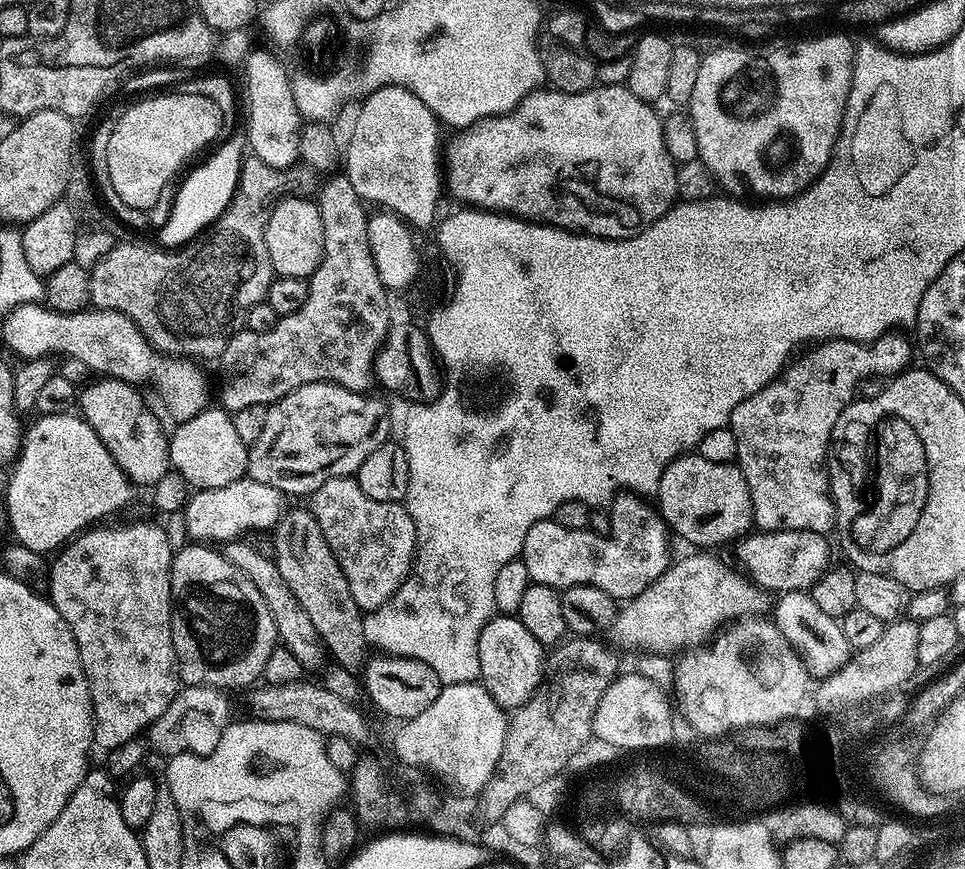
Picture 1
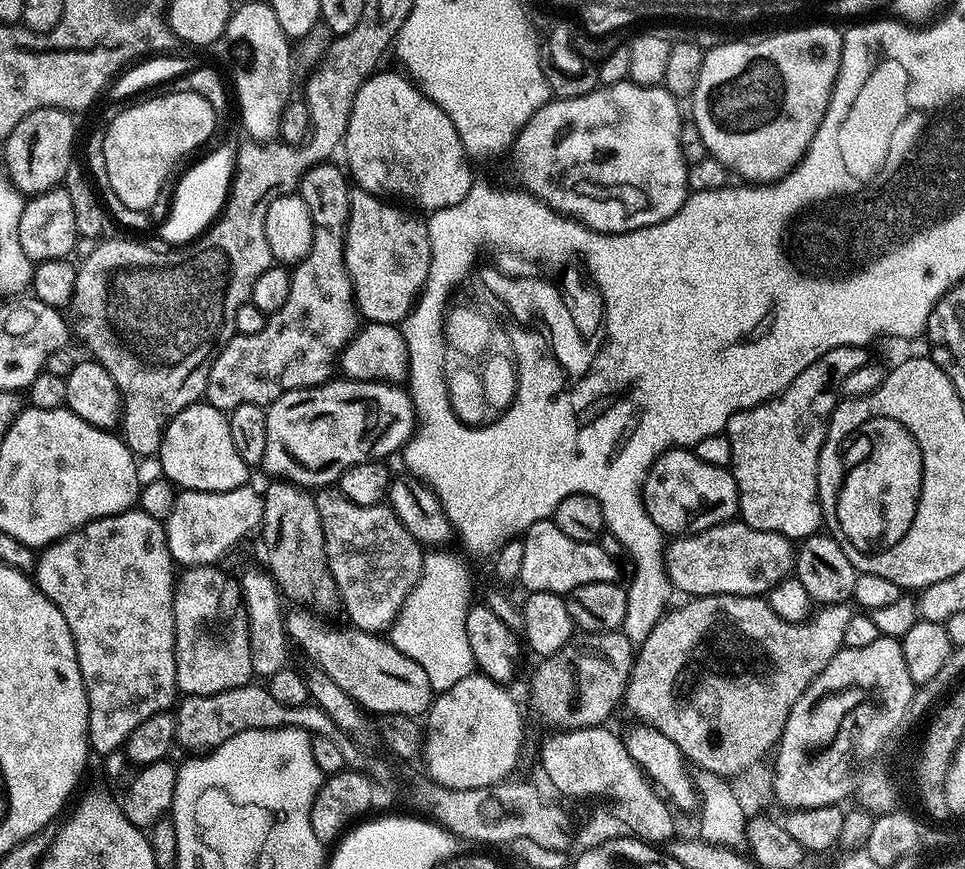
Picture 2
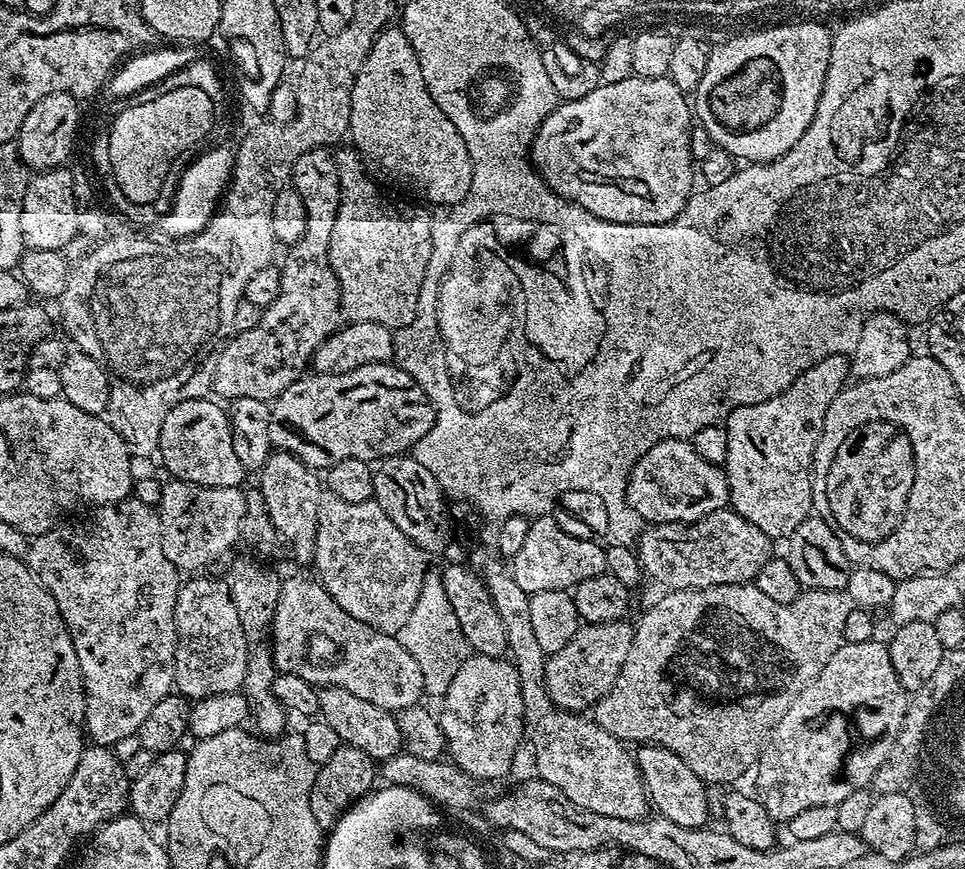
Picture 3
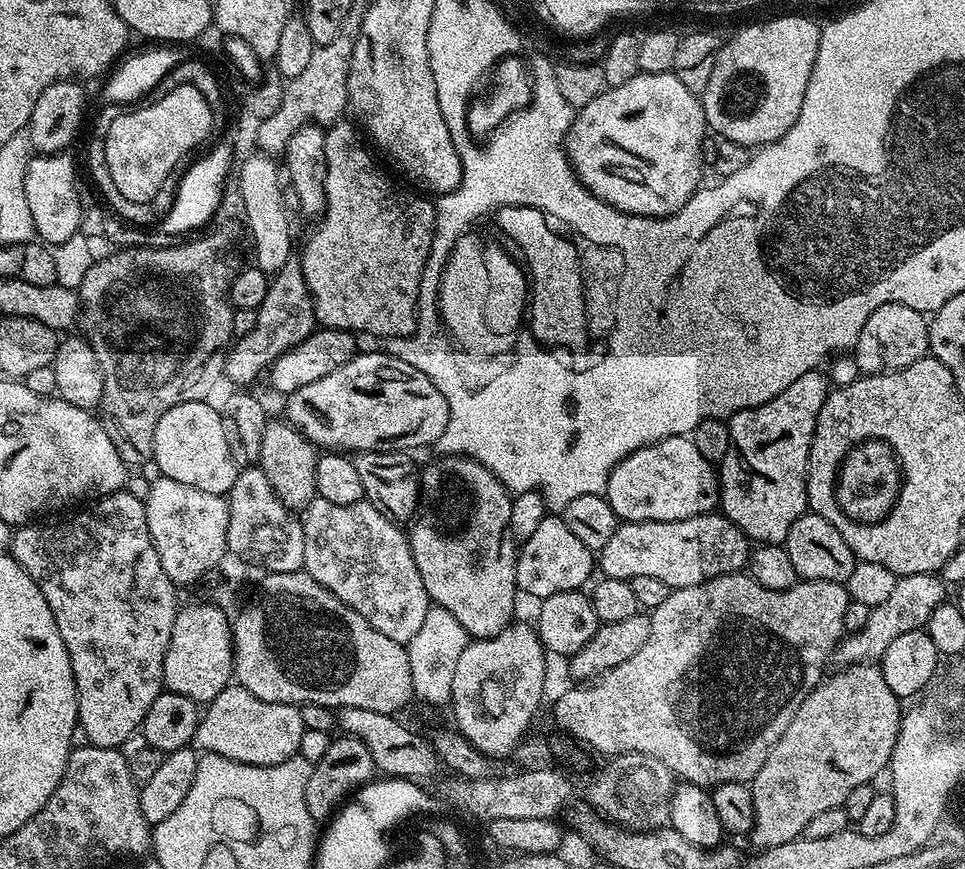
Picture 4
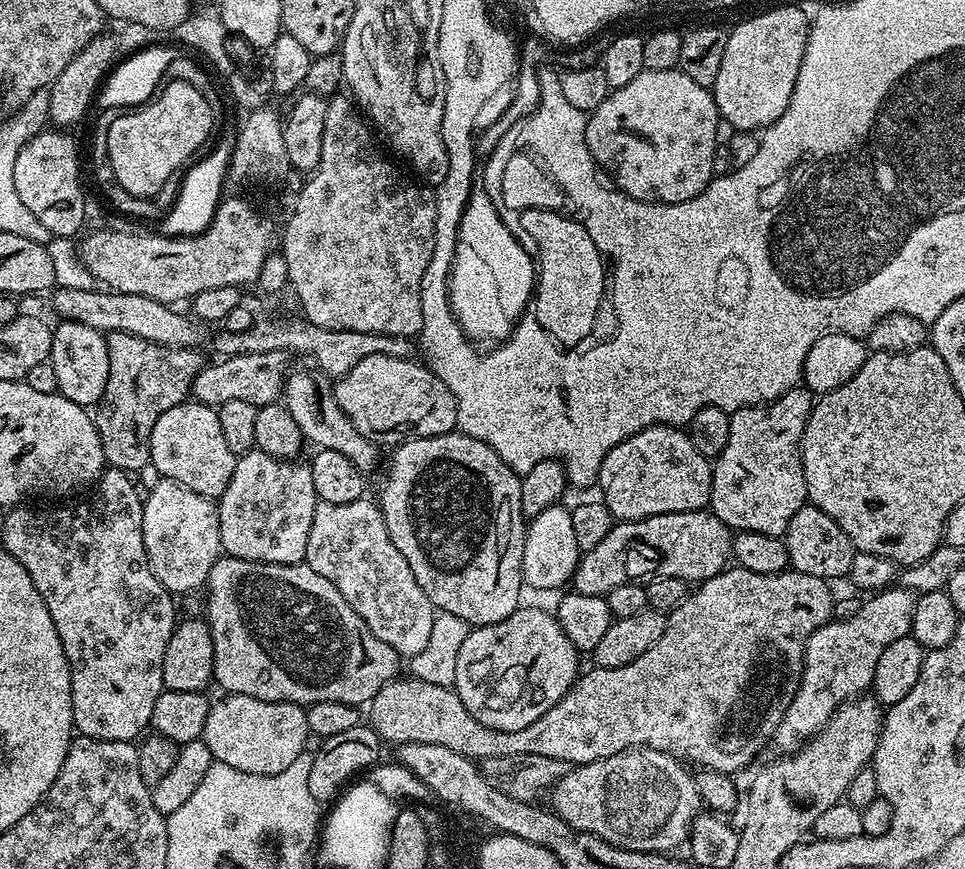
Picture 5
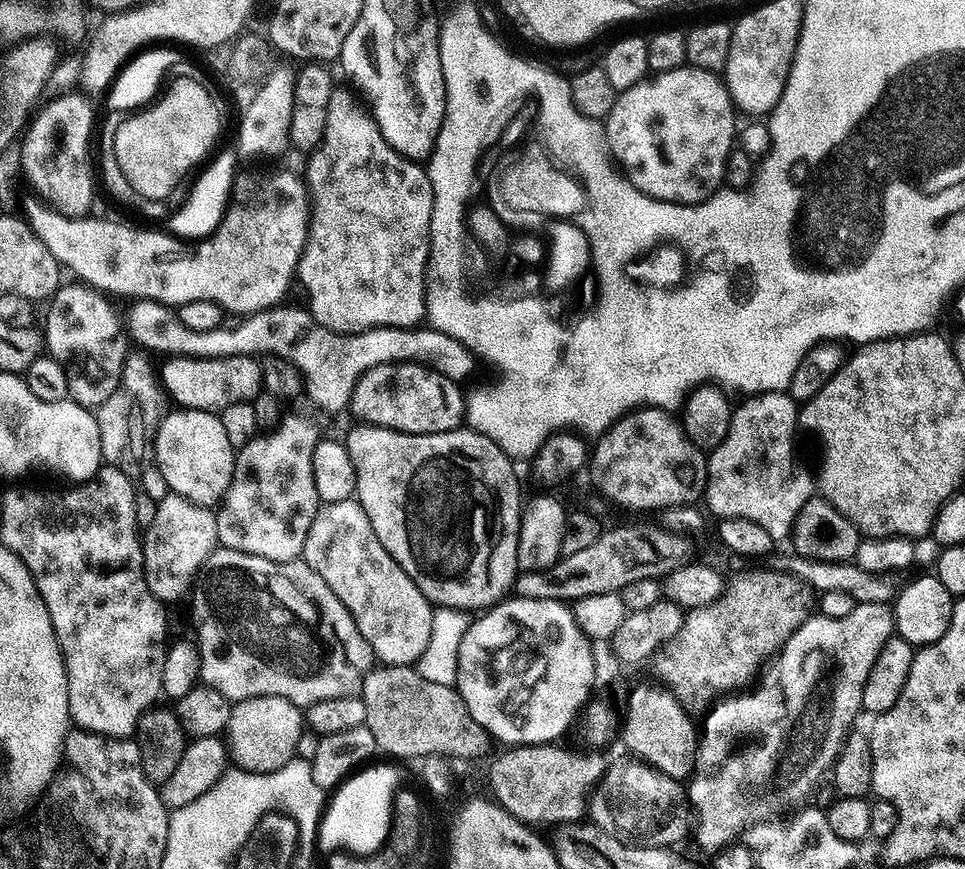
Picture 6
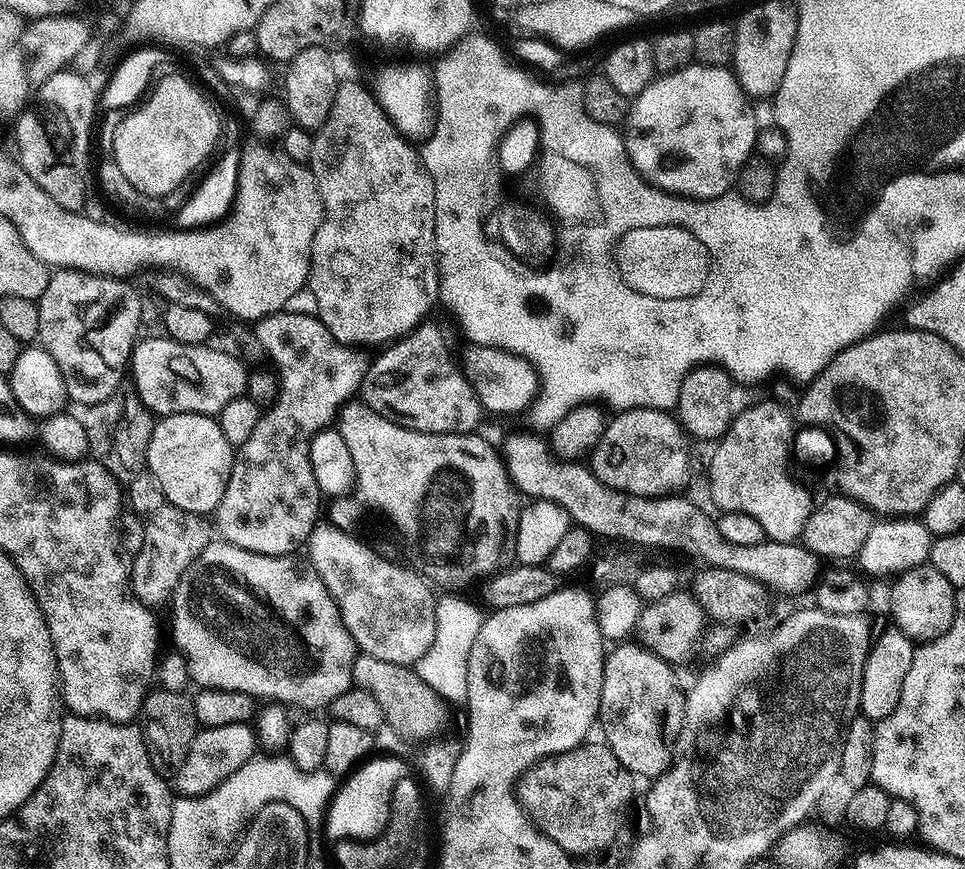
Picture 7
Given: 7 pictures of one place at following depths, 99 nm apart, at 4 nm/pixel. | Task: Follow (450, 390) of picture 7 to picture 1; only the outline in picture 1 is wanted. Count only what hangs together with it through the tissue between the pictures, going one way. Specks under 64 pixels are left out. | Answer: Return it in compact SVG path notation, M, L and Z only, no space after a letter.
M314 382L298 386L298 390L286 394L275 404L267 405L266 426L258 442L251 444L248 449L247 475L258 482L266 482L266 486L274 486L289 497L307 497L330 478L352 476L358 466L362 466L362 462L366 462L366 458L370 458L372 451L377 448L376 435L388 420L387 406L378 397L371 396L346 390L337 384Z

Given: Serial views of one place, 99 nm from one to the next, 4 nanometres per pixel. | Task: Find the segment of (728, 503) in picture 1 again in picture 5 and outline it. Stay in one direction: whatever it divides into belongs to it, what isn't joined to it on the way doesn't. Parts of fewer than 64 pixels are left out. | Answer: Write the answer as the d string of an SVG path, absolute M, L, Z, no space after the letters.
M655 424L618 442L602 458L599 488L603 504L620 522L671 512L703 512L712 503L712 464L694 450L687 431L670 424Z

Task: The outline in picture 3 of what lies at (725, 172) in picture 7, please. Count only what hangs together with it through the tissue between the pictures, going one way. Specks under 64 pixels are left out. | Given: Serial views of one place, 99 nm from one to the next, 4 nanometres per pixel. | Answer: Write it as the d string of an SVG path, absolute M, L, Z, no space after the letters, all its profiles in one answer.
M631 76L622 82L610 82L600 84L586 98L577 100L566 100L557 103L554 111L549 112L543 120L542 126L536 131L536 137L532 140L530 149L530 159L532 167L540 173L550 186L552 192L556 192L563 200L571 200L573 204L582 206L582 210L590 210L598 218L606 222L618 222L619 224L661 224L670 222L684 208L688 197L694 191L692 176L694 180L694 161L690 154L690 134L694 130L694 112L690 107L689 97L667 76L662 78L642 78L641 76Z

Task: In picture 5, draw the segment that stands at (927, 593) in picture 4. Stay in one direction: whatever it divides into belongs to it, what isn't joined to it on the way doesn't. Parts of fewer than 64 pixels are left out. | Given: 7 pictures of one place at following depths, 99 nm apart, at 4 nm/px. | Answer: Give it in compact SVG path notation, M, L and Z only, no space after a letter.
M885 588L869 595L854 618L833 619L808 639L808 645L804 647L804 673L800 685L774 737L774 744L781 748L781 753L795 752L801 742L826 726L840 705L871 689L874 666L878 666L882 650L886 650L890 642L911 633L916 597L917 593L906 588Z

